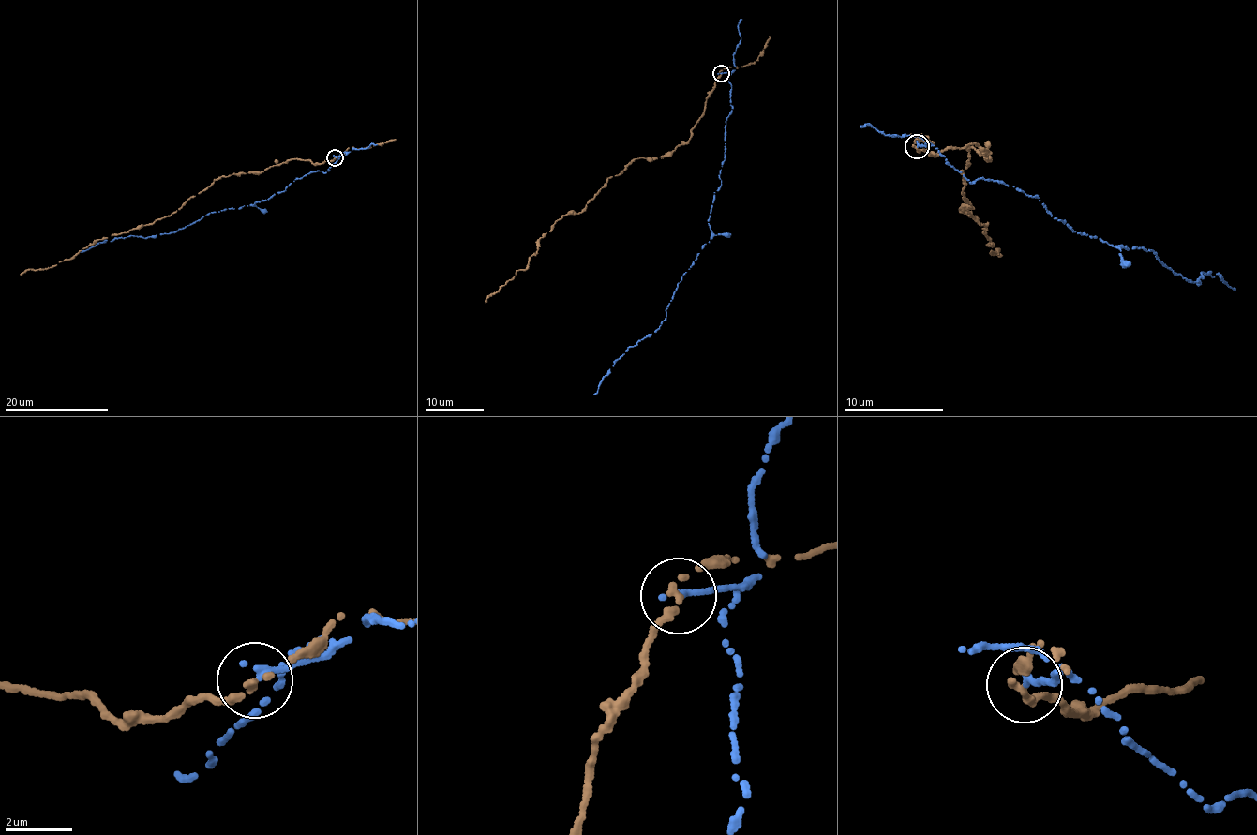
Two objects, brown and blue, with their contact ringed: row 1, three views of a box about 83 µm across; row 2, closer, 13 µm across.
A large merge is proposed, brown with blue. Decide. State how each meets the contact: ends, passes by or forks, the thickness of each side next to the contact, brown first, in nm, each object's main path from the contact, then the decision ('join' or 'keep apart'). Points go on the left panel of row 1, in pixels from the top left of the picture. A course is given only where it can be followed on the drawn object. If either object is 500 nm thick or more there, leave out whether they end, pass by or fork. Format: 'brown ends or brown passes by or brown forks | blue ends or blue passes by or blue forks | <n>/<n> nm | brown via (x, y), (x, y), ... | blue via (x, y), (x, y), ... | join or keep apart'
brown ends | blue ends | 260/200 nm | brown via (336, 157), (316, 164), (291, 158), (262, 172), (219, 177), (172, 213), (98, 239), (50, 268), (20, 274) | blue via (336, 157), (346, 151), (326, 172), (296, 178), (268, 199), (211, 213), (168, 234), (118, 237), (81, 252) | keep apart

